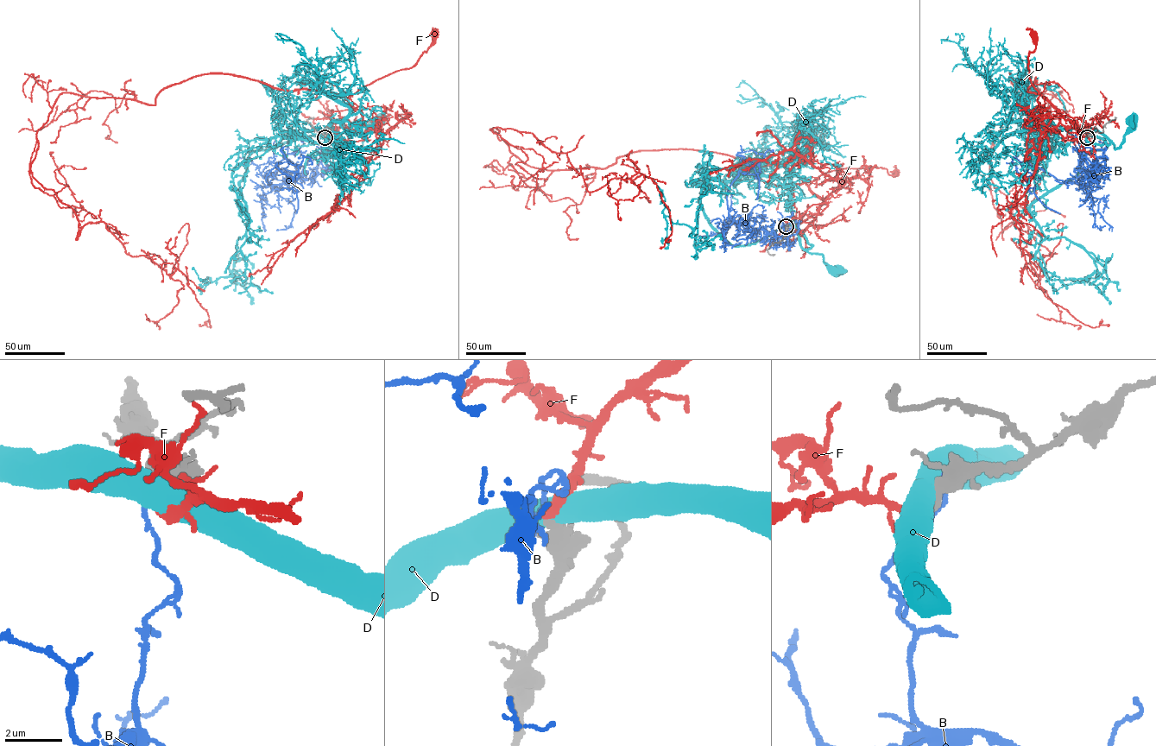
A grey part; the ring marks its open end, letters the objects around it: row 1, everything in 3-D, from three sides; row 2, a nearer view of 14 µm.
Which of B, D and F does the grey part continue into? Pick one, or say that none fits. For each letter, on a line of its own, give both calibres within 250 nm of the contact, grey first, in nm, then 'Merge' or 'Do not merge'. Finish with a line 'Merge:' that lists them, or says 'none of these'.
B: Thickness 550 nm (grey) against 170 nm. Do not merge
D: Thickness 550 nm (grey) against 750 nm. Do not merge
F: Thickness 360 nm (grey) against 260 nm. Merge
Merge: F

